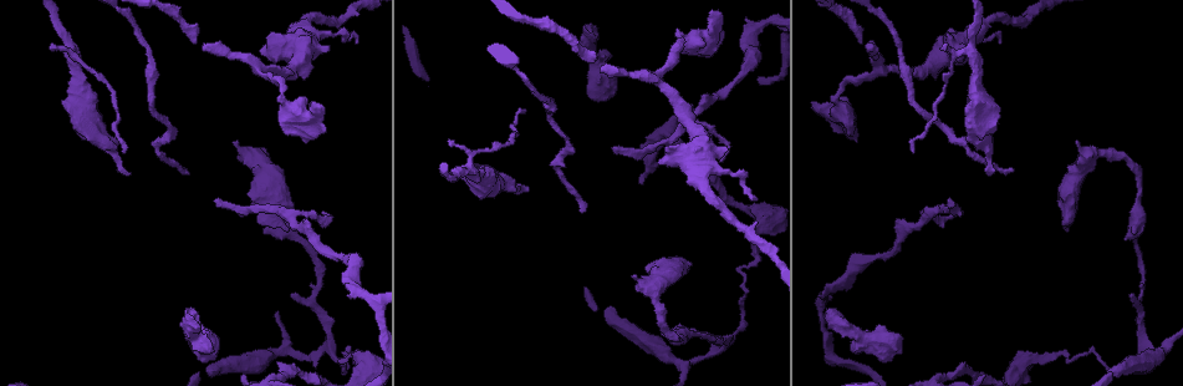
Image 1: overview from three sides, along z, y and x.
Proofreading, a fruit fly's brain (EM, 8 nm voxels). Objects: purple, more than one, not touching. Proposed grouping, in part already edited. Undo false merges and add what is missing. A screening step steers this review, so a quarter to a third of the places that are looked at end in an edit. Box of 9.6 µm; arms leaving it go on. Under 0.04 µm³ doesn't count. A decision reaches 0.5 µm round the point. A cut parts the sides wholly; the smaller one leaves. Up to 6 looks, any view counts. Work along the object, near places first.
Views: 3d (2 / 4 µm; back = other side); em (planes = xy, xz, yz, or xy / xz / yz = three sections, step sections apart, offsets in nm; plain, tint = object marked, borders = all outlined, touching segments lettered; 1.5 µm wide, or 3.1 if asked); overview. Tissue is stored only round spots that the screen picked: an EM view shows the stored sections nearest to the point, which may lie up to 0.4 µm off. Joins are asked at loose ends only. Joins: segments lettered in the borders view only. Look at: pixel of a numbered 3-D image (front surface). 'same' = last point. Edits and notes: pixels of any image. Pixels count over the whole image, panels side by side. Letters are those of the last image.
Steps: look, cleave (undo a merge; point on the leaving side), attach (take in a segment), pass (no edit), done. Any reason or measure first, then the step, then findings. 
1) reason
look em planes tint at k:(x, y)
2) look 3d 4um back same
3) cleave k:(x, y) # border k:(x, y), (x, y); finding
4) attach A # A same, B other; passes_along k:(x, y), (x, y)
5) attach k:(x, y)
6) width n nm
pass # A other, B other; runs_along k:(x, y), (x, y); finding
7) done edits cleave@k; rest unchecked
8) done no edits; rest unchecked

free end
look 3d 4um at 1:(52, 47)

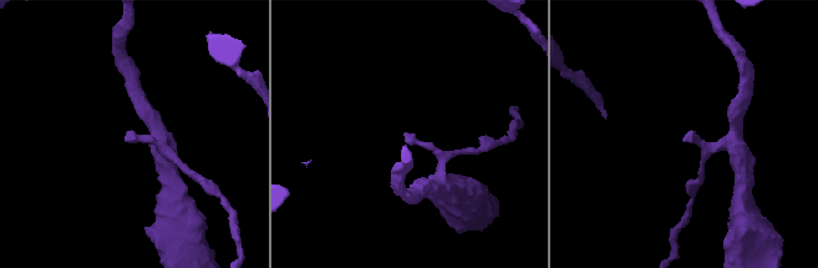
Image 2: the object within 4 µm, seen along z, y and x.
shape alone is not enough
look em planes borders at 2:(688, 136)

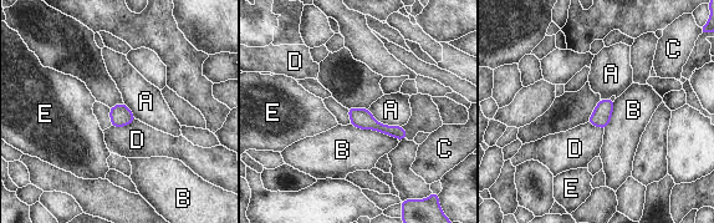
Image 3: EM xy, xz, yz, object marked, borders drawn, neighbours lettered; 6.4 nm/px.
width 120 nm
pass # A other, B other, C other, D other, E other; runs_along 3:(351, 111), (360, 118), (403, 136); none of them fits

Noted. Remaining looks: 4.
an open end
look 3d 4um at 1:(965, 128)

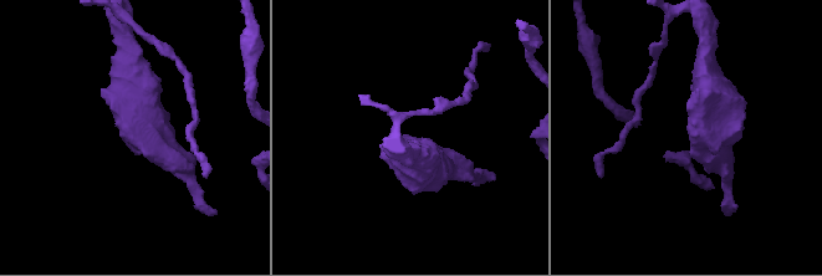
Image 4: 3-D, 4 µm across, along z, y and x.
look em planes borders at 4:(690, 136)

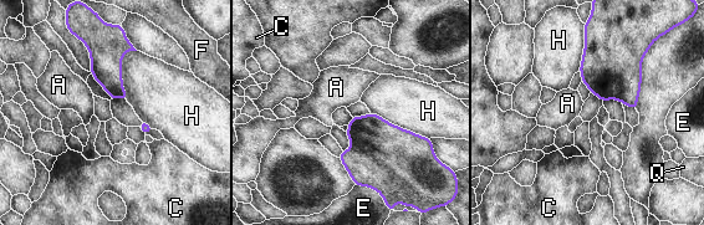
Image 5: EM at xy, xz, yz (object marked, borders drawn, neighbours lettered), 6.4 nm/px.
pass # A other, C other, E other, F other, H other, Q other; border 5:(371, 112), (429, 139); no lettered segment goes on from it

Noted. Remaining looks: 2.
calibre changes
look em xz step 8 tint at 1:(658, 285)

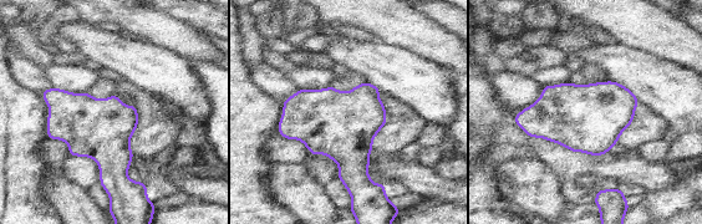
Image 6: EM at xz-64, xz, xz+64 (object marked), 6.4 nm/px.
look em xz step 8 borders same

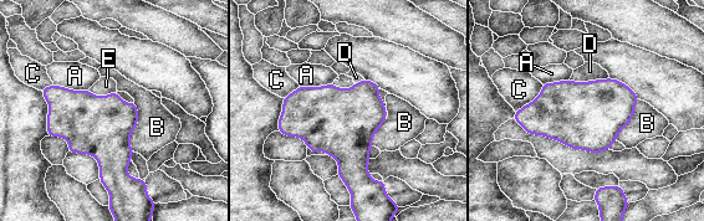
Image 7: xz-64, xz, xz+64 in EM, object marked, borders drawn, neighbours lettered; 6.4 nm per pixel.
pass # A other, B other, C other, D other, E other; border 7:(639, 99), (632, 118), (616, 139); one neuron here

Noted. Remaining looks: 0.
done no edits; rest unchecked

